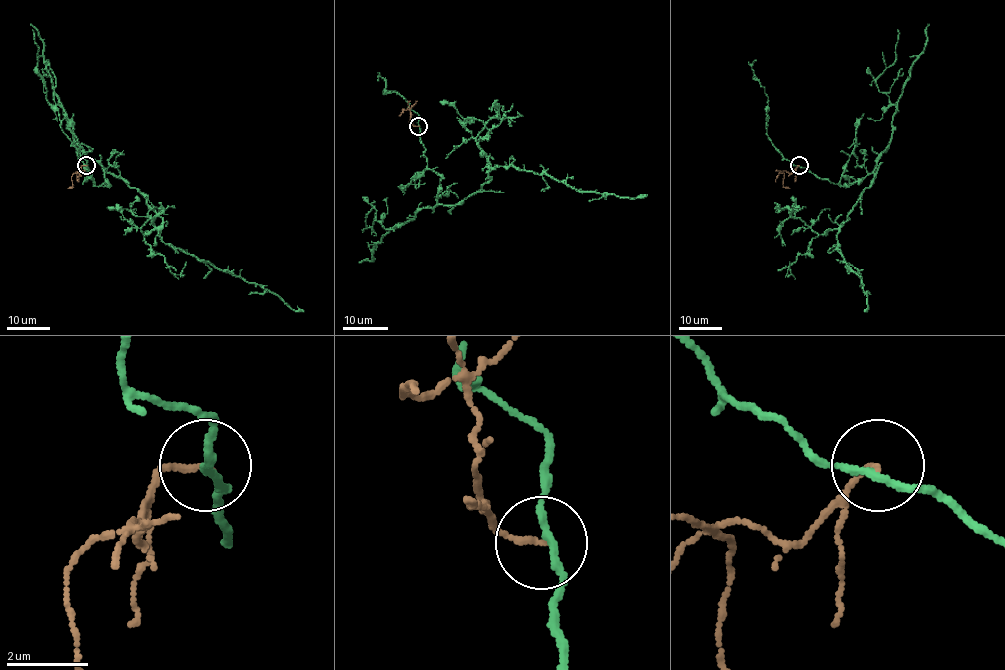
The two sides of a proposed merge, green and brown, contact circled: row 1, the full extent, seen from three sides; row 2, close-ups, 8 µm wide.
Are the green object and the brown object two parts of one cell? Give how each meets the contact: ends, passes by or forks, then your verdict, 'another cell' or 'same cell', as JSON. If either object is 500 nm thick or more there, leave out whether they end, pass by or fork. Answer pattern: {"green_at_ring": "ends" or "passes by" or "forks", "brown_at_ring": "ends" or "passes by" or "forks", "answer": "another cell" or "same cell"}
{"green_at_ring": "passes by", "brown_at_ring": "ends", "answer": "another cell"}

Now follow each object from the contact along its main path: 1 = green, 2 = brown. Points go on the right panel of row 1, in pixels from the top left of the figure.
1: (799, 165), (839, 186), (874, 173), (874, 182), (837, 235), (844, 262), (861, 278), (864, 311)
2: (799, 165), (790, 173), (783, 172), (783, 186), (789, 188)

